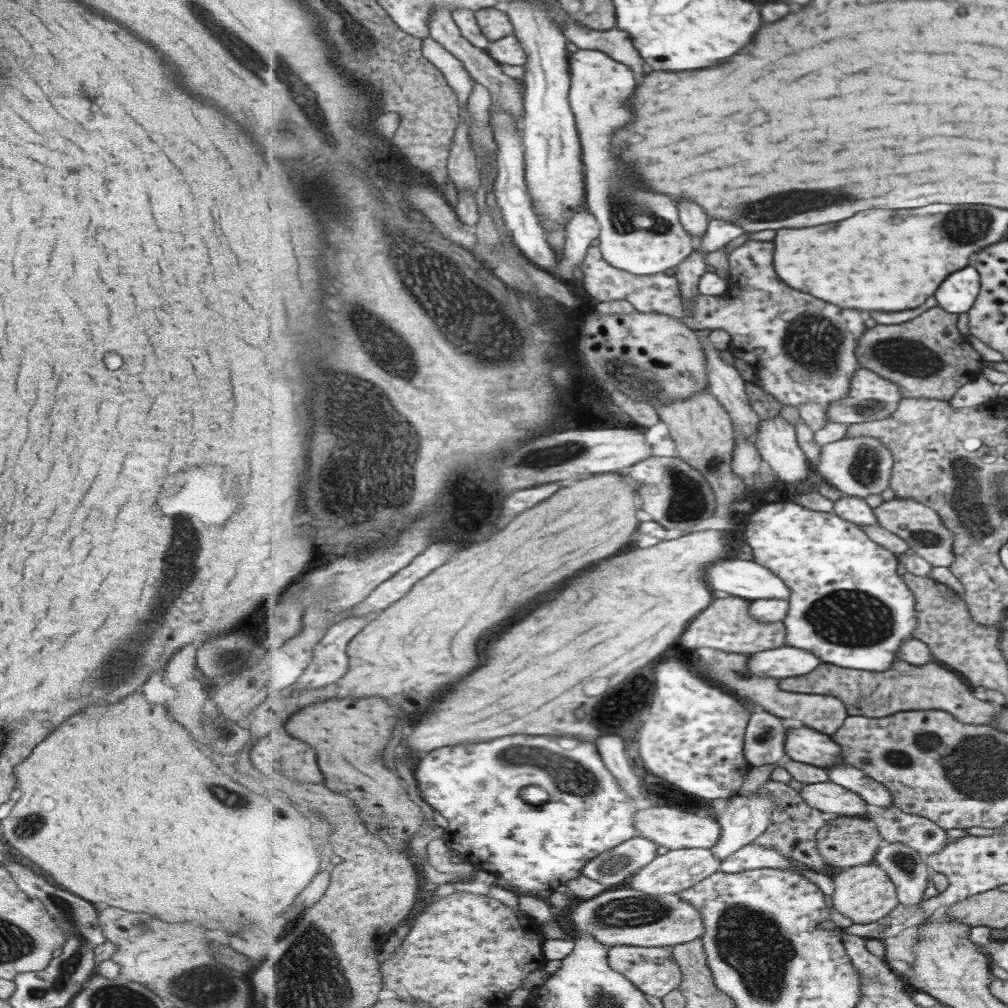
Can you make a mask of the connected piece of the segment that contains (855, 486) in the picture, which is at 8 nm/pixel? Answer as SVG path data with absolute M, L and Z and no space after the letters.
M859 436L857 438L843 438L821 447L818 463L814 467L825 480L836 486L845 495L867 496L879 495L892 484L892 473L895 466L894 455L888 446L878 438Z

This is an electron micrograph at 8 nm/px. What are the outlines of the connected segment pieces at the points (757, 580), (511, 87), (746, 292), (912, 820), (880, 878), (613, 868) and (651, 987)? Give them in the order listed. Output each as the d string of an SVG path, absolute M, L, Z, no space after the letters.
M735 557L711 565L706 578L714 590L747 600L789 599L792 590L762 564Z
M443 7L435 9L430 14L430 21L430 36L437 40L437 42L440 42L449 53L453 53L461 62L464 62L464 66L472 78L484 84L490 90L493 104L509 111L518 120L516 123L523 125L523 118L526 112L524 80L519 80L508 75L503 70L502 64L499 64L487 50L480 49L470 40L467 40L449 9L444 9Z
M746 241L745 244L733 250L729 255L730 277L728 278L730 291L727 295L718 298L699 294L694 304L688 304L683 299L683 292L676 276L667 276L664 273L640 276L629 274L625 270L617 270L609 266L604 259L599 246L591 247L582 262L581 269L586 275L584 289L599 300L611 302L625 299L635 305L637 311L665 313L681 319L693 330L723 329L730 336L729 352L737 359L751 365L755 374L755 381L765 392L771 393L779 399L781 404L801 409L807 403L819 403L827 408L835 401L841 401L851 390L854 374L861 368L855 356L855 348L859 338L863 336L865 322L859 310L847 310L823 302L815 296L799 292L787 286L773 266L774 242Z
M895 805L881 807L881 810L881 814L867 814L867 818L870 817L879 827L885 843L907 844L925 857L945 846L946 832L930 818L906 813Z
M876 862L849 867L848 870L836 875L833 882L835 890L832 894L831 903L855 924L879 922L881 918L891 914L901 903L896 884Z
M638 835L631 838L631 841L623 842L623 845L592 858L583 872L601 884L615 887L651 864L658 857L659 849L660 846L653 840Z
M611 946L609 947L610 965L615 970L626 975L627 978L634 982L635 987L638 987L645 994L655 996L657 998L665 998L669 992L675 989L680 989L680 985L684 980L682 966L674 957L674 953L665 950L663 947L643 947L643 946Z

